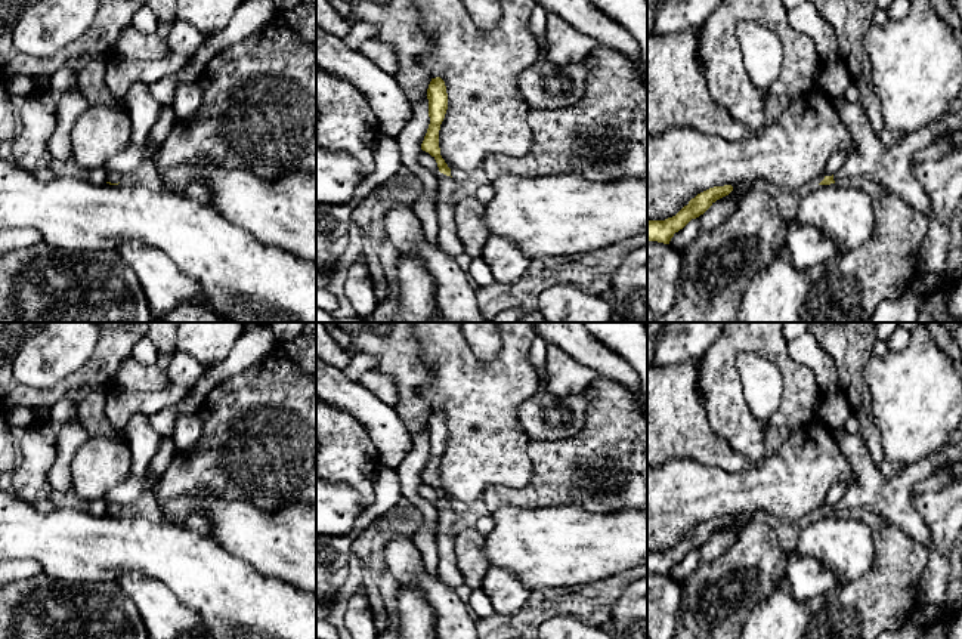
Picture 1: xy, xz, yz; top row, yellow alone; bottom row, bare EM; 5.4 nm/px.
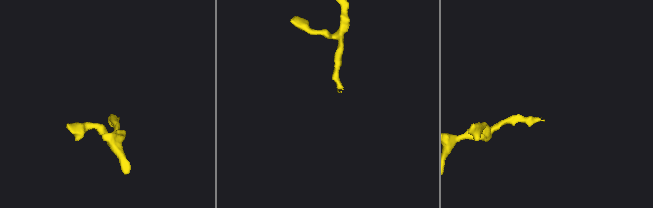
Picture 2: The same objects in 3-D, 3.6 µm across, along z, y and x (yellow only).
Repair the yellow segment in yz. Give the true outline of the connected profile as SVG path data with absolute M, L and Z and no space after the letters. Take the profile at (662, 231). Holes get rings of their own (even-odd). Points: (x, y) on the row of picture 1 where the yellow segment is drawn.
M731 185L709 188L692 198L675 216L665 220L647 220L647 241L669 244L675 232L683 229L692 219L703 214L717 200L731 191Z

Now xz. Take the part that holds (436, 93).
M440 77L431 78L427 89L427 99L430 124L421 143L421 149L436 160L439 172L442 173L437 186L439 234L436 247L449 257L457 259L464 253L464 246L458 237L455 225L454 178L451 176L451 169L442 158L439 148L439 130L448 109L446 86Z

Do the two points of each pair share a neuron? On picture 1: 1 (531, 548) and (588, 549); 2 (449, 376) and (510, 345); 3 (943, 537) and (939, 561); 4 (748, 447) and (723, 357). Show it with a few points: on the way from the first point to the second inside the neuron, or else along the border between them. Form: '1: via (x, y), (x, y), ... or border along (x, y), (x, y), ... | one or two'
1: via (546, 548), (574, 548) | one
2: via (467, 376), (488, 376), (501, 363) | one
3: via (942, 543), (939, 555) | one
4: via (736, 425), (726, 410), (723, 379) | one

